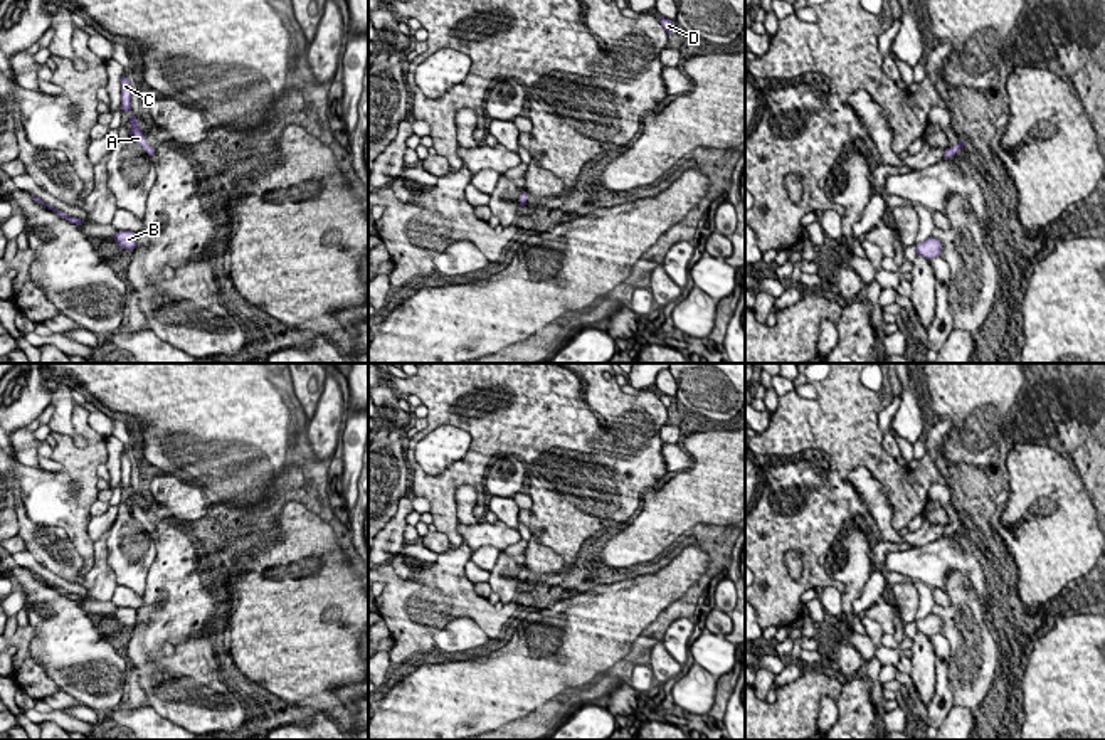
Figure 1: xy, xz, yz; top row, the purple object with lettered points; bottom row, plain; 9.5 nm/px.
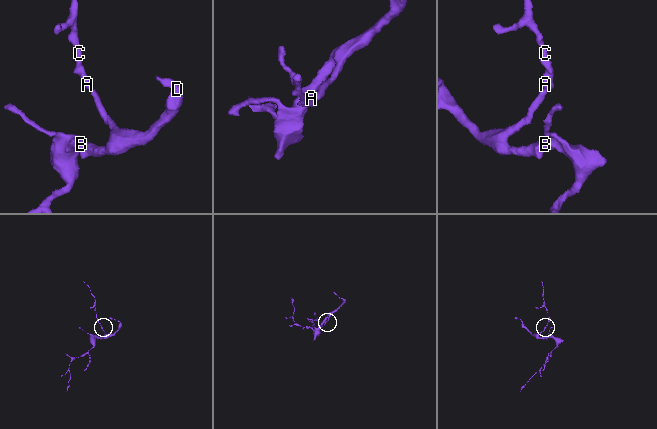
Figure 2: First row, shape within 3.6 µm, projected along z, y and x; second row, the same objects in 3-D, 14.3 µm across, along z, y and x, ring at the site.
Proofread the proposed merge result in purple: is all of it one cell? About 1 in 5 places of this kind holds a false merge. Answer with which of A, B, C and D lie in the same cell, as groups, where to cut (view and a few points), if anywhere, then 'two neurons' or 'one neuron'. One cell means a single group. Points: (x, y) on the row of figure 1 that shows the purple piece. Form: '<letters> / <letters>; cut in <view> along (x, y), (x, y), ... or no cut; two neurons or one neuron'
A B C D; no cut; one neuron

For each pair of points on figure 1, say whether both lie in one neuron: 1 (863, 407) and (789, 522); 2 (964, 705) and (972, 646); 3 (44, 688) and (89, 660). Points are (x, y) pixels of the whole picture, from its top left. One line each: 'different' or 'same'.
1: same
2: same
3: different

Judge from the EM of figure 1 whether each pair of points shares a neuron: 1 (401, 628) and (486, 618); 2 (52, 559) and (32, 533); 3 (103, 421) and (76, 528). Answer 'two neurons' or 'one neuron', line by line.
1: one neuron
2: one neuron
3: two neurons

